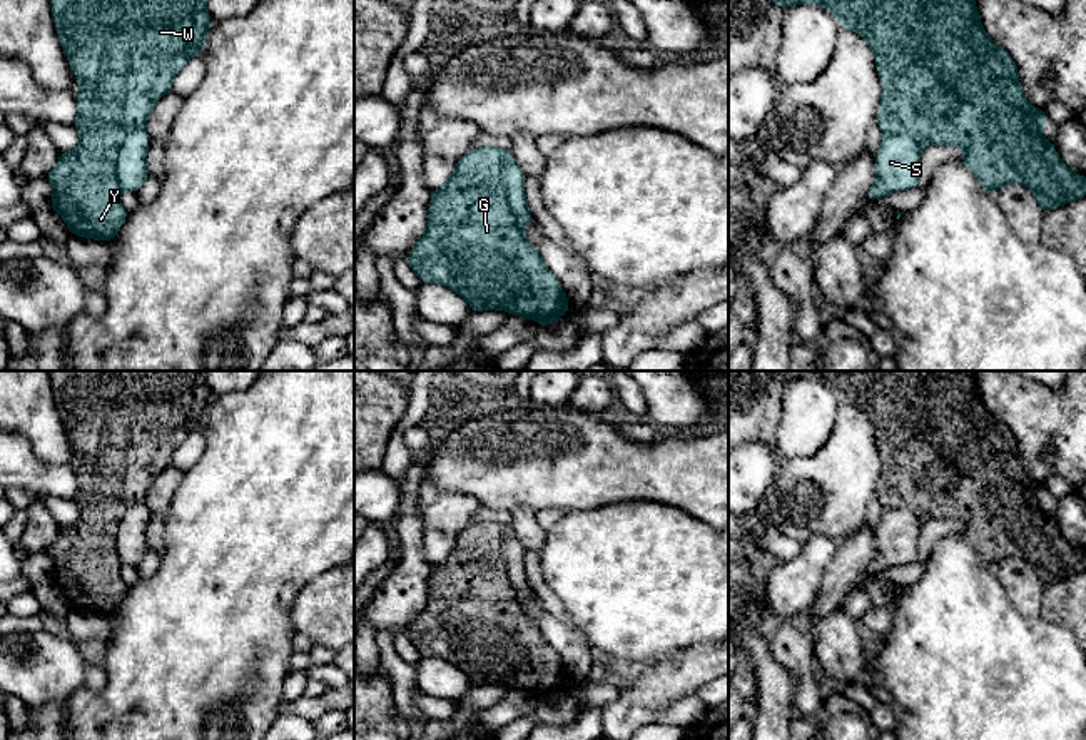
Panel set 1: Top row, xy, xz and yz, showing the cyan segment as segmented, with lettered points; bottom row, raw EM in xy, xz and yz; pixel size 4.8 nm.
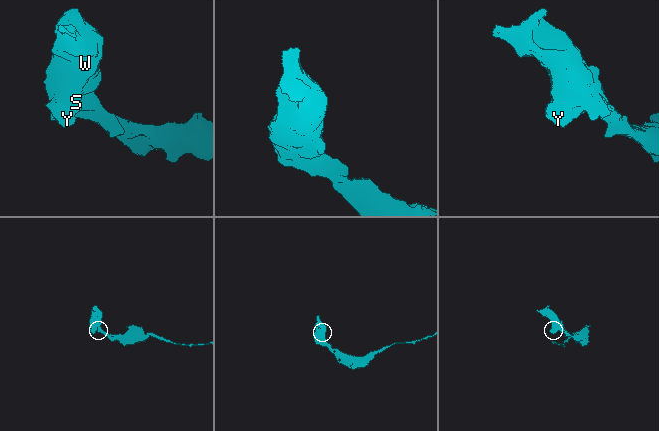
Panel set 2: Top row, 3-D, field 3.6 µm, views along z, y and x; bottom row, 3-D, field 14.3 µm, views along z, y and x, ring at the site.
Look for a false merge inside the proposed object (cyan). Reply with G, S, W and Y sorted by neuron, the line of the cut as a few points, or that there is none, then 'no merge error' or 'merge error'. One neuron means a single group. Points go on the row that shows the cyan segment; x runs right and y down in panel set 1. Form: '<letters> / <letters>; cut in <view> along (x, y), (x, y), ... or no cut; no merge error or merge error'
G W Y / S; cut in xz along (503, 151), (505, 197), (517, 219); merge error

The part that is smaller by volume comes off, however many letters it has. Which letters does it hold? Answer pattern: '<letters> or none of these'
S

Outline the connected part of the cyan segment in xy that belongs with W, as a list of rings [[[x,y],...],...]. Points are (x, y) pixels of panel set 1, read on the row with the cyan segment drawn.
[[[50,0],[50,7],[58,42],[80,84],[75,95],[79,115],[74,122],[80,140],[72,152],[62,152],[45,175],[53,189],[50,207],[65,220],[72,236],[110,242],[129,215],[120,202],[117,179],[120,147],[134,130],[147,124],[157,102],[170,92],[175,73],[202,53],[212,18],[206,0]]]

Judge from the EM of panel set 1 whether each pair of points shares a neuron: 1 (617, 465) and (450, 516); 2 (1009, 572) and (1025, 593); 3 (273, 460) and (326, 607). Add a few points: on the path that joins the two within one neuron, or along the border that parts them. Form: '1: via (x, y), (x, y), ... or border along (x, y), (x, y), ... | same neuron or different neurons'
1: border along (441, 490), (463, 491), (480, 505) | different neurons
2: via (1014, 577), (1023, 588) | same neuron
3: border along (336, 567), (314, 577), (298, 593), (291, 608) | different neurons

